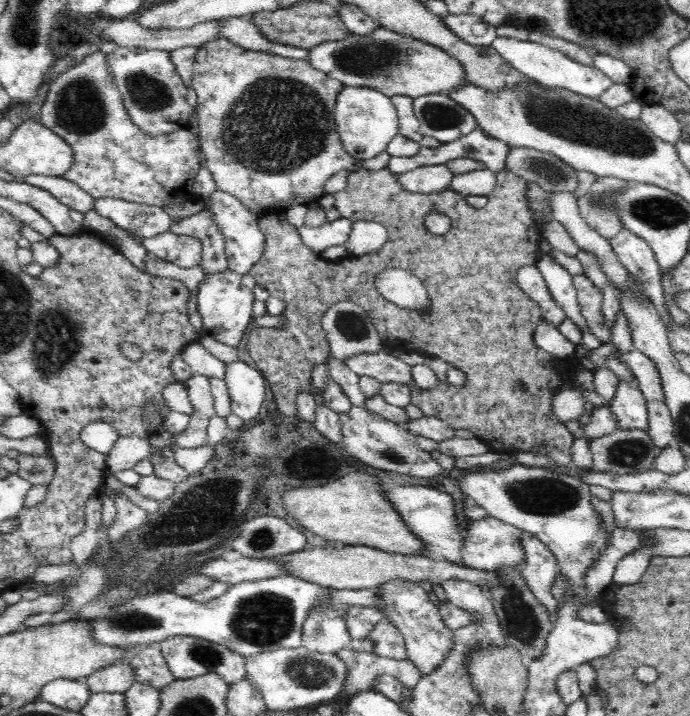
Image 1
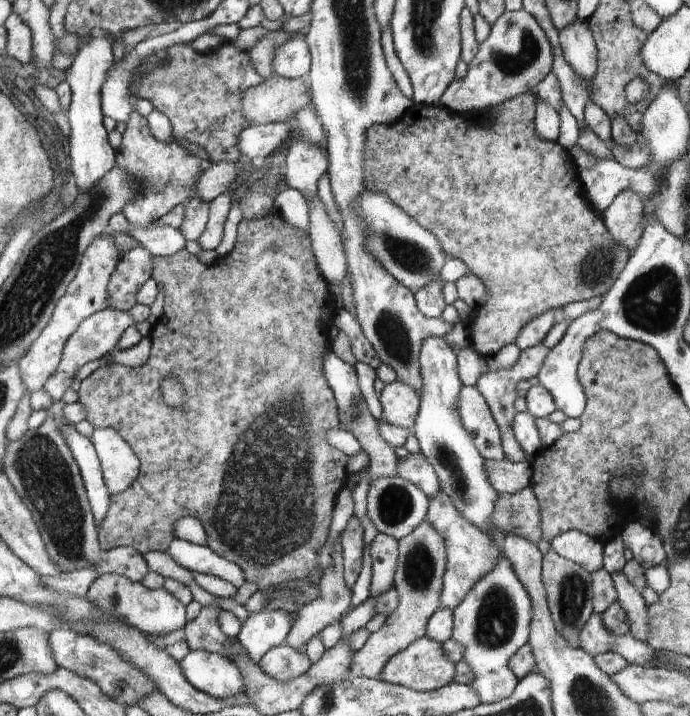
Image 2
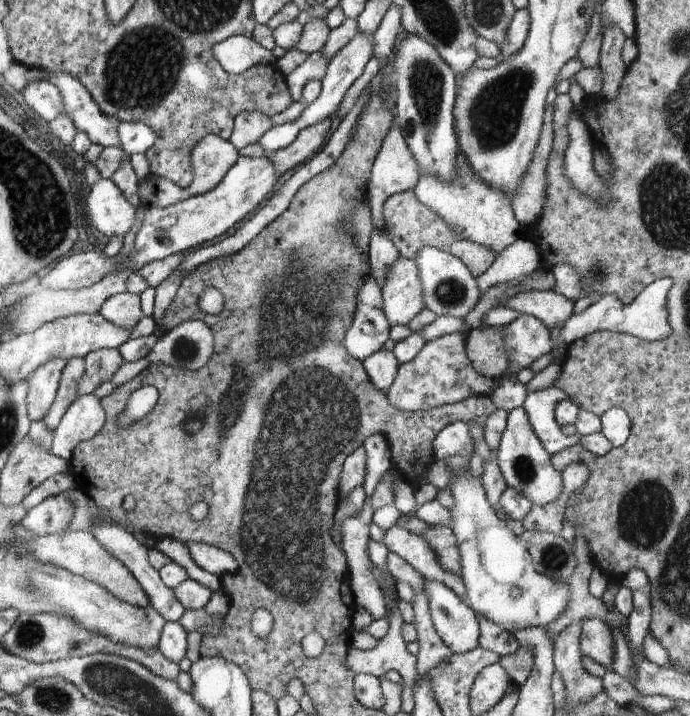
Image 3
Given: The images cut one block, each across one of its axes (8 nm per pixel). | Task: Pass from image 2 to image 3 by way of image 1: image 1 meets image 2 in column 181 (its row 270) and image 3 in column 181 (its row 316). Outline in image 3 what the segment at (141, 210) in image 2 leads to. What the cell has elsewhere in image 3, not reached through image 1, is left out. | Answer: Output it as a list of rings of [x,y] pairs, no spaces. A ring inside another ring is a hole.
[[[206,135],[196,146],[193,146],[191,152],[191,168],[193,171],[193,178],[191,179],[188,188],[180,188],[168,179],[154,177],[152,174],[146,180],[140,181],[139,184],[139,197],[141,198],[144,207],[164,208],[172,206],[174,203],[195,197],[198,195],[206,194],[213,191],[222,179],[228,174],[228,171],[234,164],[236,164],[239,157],[237,148],[223,138],[216,135]]]

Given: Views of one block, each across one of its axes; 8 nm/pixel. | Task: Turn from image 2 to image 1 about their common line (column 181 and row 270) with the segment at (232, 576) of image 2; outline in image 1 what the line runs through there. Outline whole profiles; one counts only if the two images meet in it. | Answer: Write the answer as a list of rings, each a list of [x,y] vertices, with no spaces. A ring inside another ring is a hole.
[[[542,253],[537,266],[542,277],[545,278],[549,293],[555,299],[556,304],[561,306],[567,318],[572,319],[572,322],[580,328],[580,333],[582,333],[580,346],[586,347],[589,351],[600,348],[603,343],[589,330],[588,322],[585,322],[586,318],[580,311],[572,275],[566,269],[562,269],[560,263],[554,261],[550,254]]]

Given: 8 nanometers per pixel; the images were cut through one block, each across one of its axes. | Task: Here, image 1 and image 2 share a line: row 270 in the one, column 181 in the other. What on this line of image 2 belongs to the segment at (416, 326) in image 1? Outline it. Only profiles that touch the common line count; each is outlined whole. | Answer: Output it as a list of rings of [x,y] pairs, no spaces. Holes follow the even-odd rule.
[[[274,209],[264,218],[243,219],[238,226],[238,238],[234,249],[229,254],[219,257],[210,266],[201,264],[196,255],[190,254],[185,249],[168,258],[153,256],[151,279],[157,284],[162,284],[164,314],[151,328],[149,336],[152,340],[152,350],[148,361],[140,367],[128,367],[117,363],[100,367],[80,382],[78,392],[79,402],[82,402],[86,409],[86,421],[93,428],[114,428],[130,444],[141,465],[140,474],[130,488],[121,494],[109,496],[110,505],[106,518],[97,527],[99,548],[107,551],[126,545],[136,548],[141,554],[167,551],[174,539],[172,536],[174,524],[182,518],[193,517],[200,520],[200,524],[204,526],[210,550],[242,568],[248,583],[255,583],[259,589],[275,587],[294,580],[308,580],[317,584],[321,580],[318,556],[330,531],[336,498],[340,490],[347,486],[348,472],[347,457],[340,450],[330,446],[326,438],[326,432],[329,432],[330,428],[340,426],[337,403],[322,372],[322,360],[328,354],[326,348],[330,347],[326,328],[332,323],[330,318],[336,305],[332,302],[328,284],[320,278],[314,266],[311,239],[306,238],[304,232],[292,228]],[[171,374],[184,388],[182,408],[170,408],[164,402],[160,384]]]

